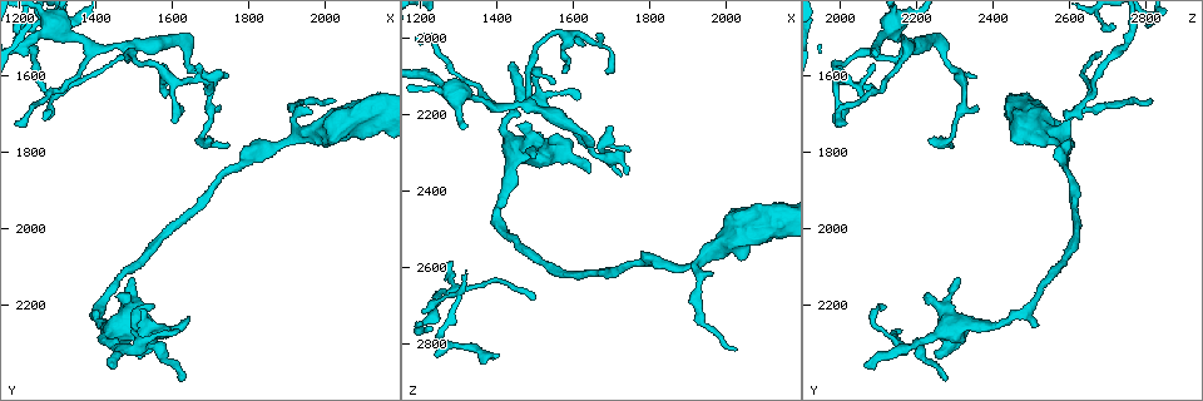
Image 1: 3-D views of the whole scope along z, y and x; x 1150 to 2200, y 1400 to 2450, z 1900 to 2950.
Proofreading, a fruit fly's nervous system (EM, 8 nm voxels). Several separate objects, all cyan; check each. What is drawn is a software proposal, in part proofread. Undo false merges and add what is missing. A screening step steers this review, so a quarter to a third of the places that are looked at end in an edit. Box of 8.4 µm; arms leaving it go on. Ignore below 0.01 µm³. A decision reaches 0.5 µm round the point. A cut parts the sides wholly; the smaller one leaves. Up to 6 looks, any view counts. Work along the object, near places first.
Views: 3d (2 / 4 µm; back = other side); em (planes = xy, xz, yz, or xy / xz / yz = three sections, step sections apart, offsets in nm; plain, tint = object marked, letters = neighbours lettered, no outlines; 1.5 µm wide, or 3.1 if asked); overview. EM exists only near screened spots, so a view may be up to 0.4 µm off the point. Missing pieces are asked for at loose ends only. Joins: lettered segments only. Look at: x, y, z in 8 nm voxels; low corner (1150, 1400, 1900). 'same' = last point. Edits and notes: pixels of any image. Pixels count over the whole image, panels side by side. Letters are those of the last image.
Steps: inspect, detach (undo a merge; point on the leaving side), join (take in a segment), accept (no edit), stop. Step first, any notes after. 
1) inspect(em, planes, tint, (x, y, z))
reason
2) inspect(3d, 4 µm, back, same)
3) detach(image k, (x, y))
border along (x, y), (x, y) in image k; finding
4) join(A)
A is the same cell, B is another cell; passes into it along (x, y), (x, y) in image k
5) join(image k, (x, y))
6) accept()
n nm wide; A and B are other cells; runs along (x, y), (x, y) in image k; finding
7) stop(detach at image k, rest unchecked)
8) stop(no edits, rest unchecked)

inspect(3d, 2 µm, (1435, 2355, 2065))
thin end

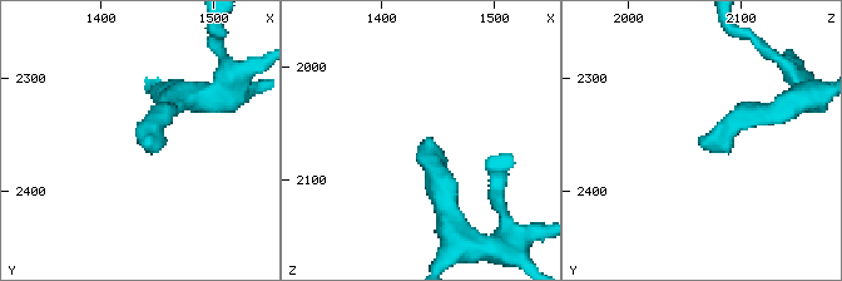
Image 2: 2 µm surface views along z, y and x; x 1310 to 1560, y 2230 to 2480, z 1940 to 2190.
inspect(em, planes, letters, (1444, 2354, 2064))

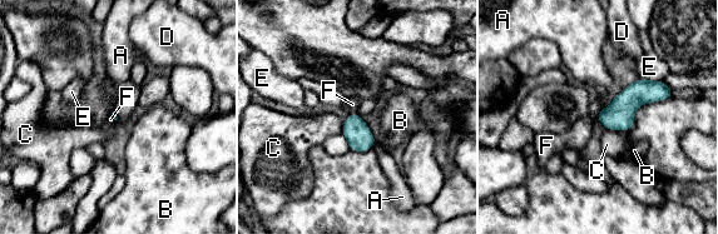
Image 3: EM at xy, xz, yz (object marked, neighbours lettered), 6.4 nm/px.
join(F)
F is the same cell, A, B, C, D and E are other cells; passes into it along (360, 138), (352, 113), (352, 104) in image 3; the neuron continues

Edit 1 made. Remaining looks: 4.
inspect(overview)
redraw

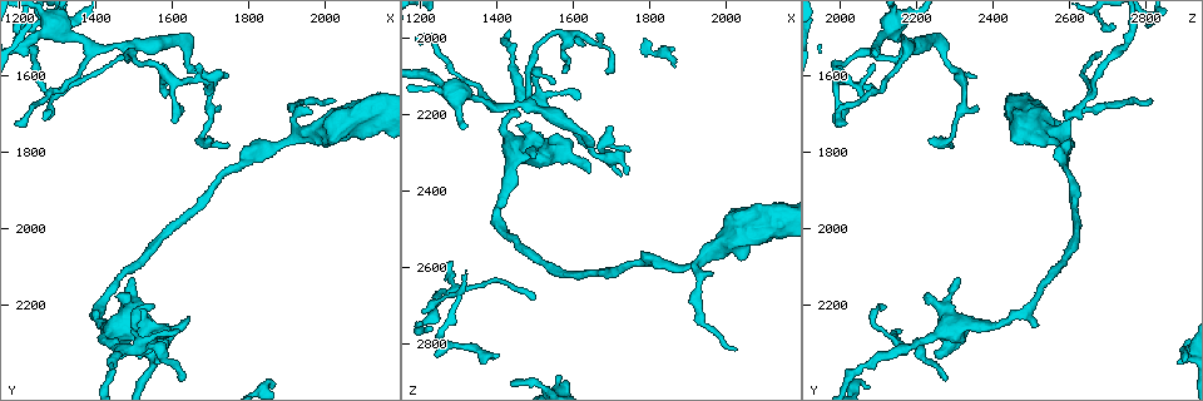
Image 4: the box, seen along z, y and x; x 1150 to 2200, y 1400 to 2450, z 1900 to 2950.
inspect(3d, 4 µm, (1600, 1725, 1990))
tapers out

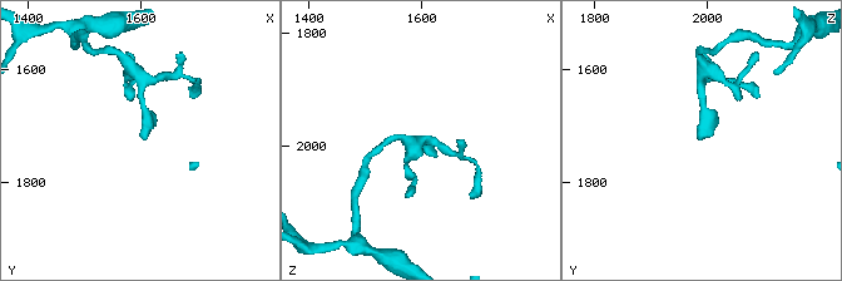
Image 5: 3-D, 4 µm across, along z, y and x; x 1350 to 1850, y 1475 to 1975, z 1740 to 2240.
inspect(em, xy, step 4, letters, (1605, 1725, 1990))

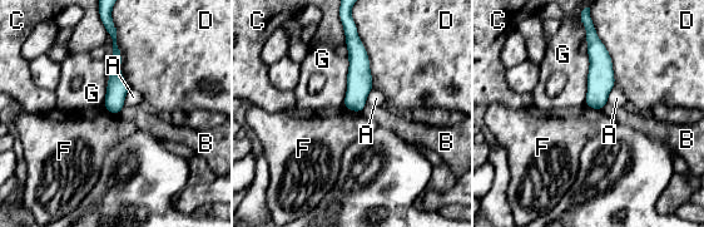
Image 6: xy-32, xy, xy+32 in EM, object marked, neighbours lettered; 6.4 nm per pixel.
inspect(em, planes, letters, same)

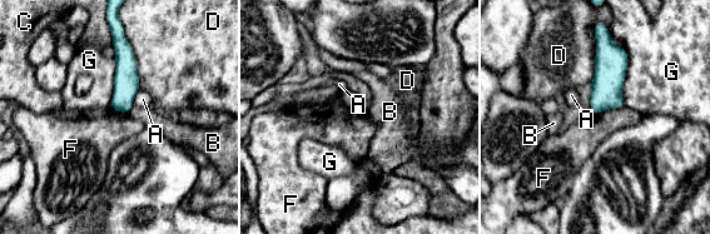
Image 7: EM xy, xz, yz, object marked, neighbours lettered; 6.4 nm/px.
accept()
A, B, C, D, F and G are other cells; none of them fits

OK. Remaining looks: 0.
stop(join at image 3, rest unchecked)

